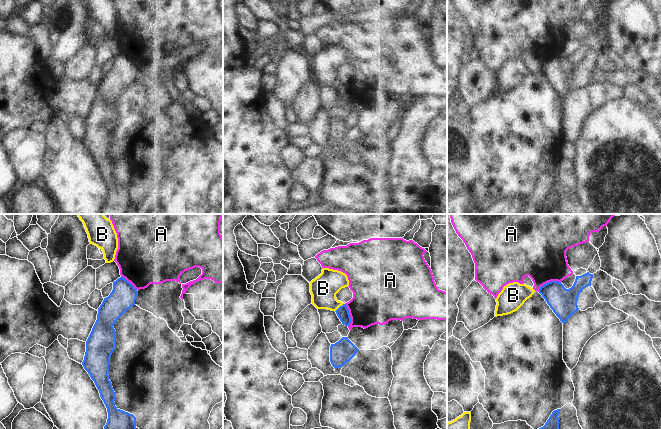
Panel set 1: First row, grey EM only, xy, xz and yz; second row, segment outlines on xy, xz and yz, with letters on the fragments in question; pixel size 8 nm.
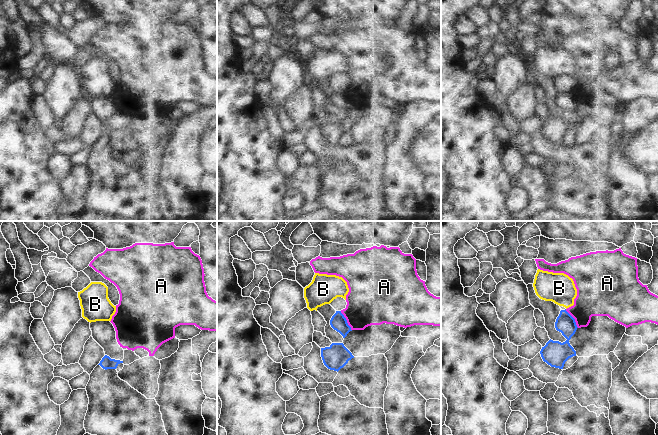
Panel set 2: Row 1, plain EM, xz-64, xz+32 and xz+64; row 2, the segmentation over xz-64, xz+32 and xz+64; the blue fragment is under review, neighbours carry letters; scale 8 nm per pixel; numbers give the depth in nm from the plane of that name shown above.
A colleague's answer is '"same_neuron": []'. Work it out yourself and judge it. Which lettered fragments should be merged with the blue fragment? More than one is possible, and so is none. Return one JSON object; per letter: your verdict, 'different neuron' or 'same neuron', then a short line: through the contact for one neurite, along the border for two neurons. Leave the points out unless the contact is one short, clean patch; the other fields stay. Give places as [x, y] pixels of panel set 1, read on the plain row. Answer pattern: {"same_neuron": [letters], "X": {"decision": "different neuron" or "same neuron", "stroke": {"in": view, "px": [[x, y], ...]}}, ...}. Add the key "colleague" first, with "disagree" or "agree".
{"colleague": "agree", "same_neuron": [], "A": {"decision": "different neuron", "stroke": {"in": "yz", "px": [[560, 57], [548, 57], [538, 67]]}}, "B": {"decision": "different neuron", "stroke": {"in": "xz", "px": [[343, 79], [335, 87]]}}}

